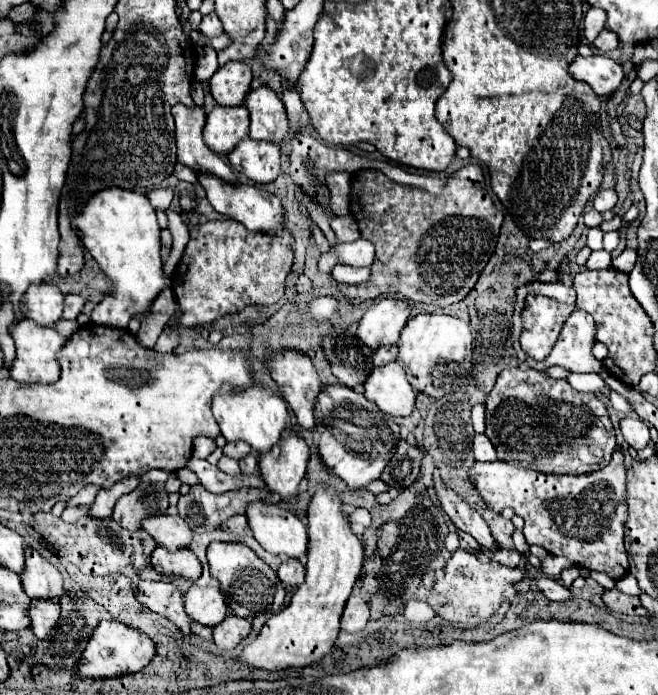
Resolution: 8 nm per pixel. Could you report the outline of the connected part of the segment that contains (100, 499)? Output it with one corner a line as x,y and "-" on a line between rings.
125,479
121,483
115,483
109,489
101,489
95,497
95,501
89,505
89,517
93,519
107,519
111,517
111,511
117,503
117,499
129,491
133,491
133,487
139,485
139,479

